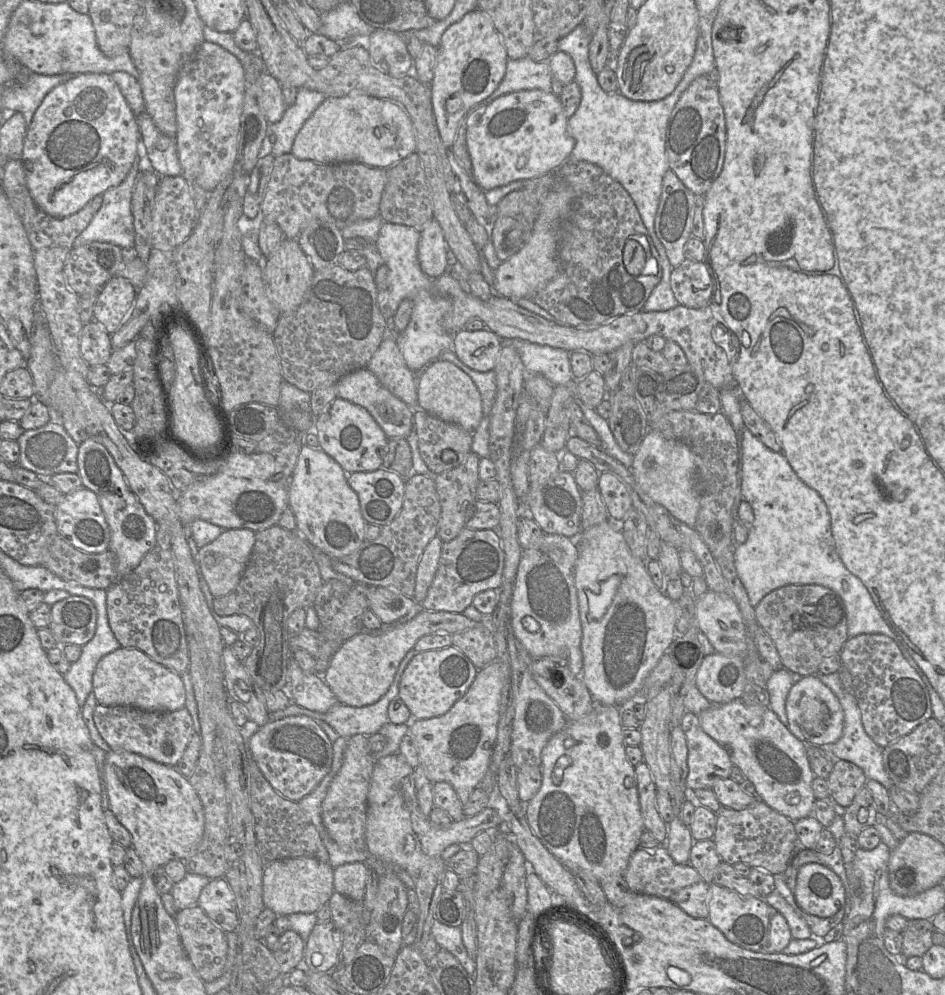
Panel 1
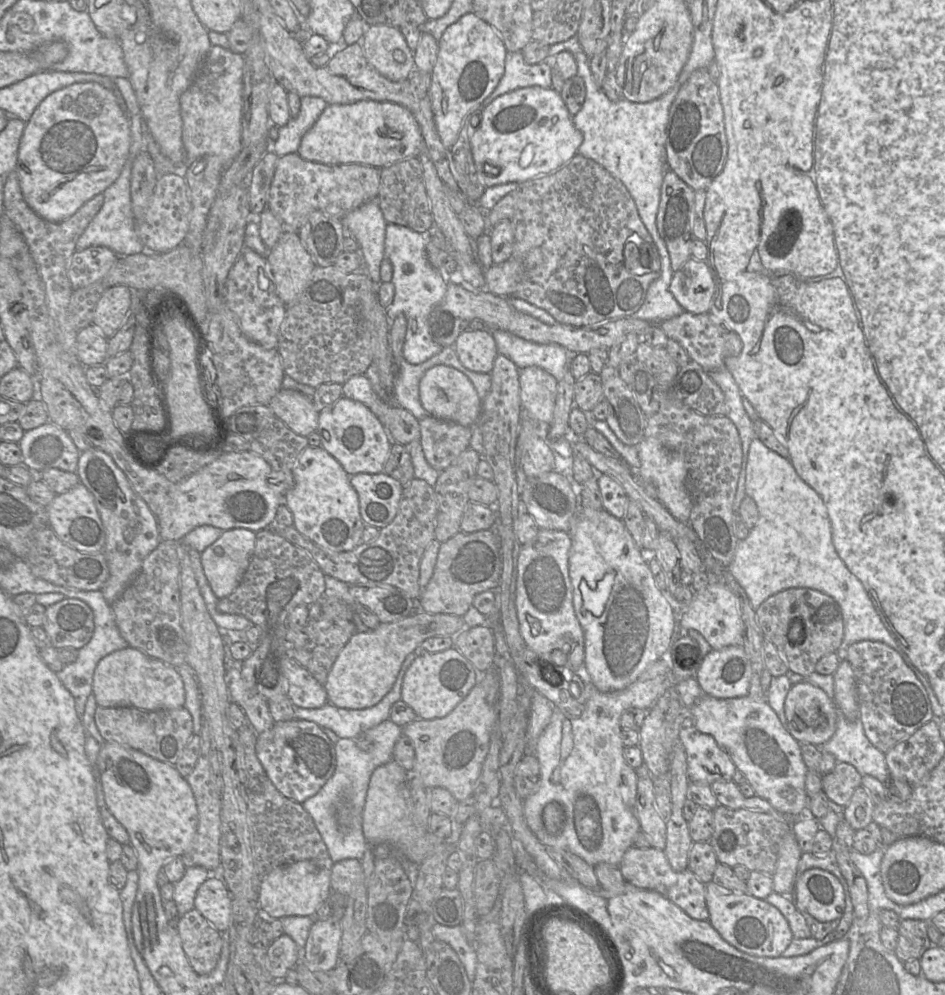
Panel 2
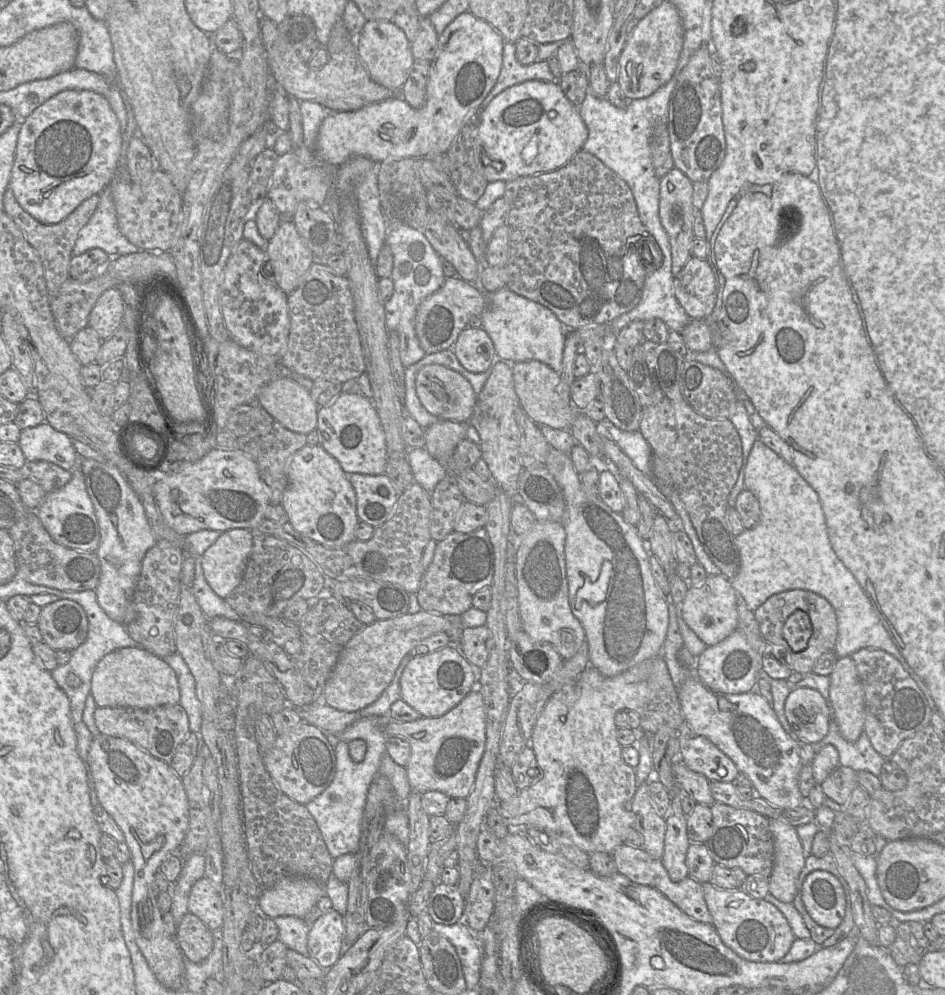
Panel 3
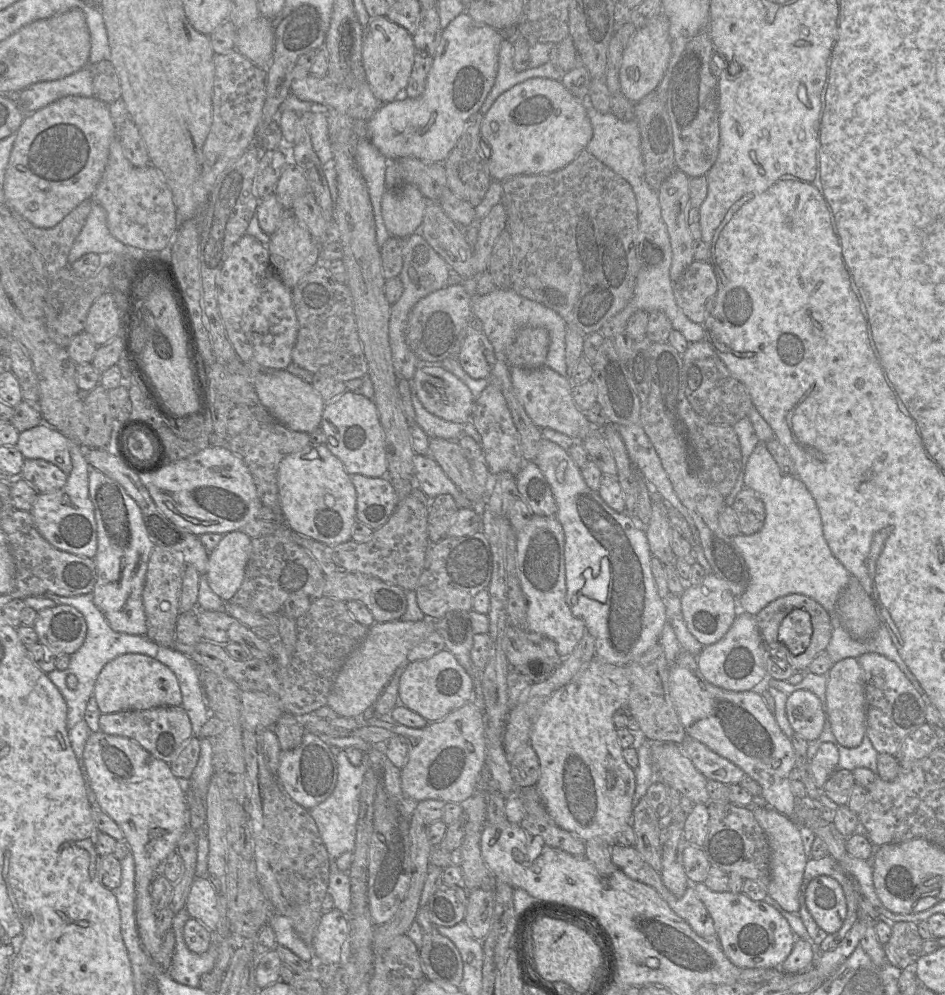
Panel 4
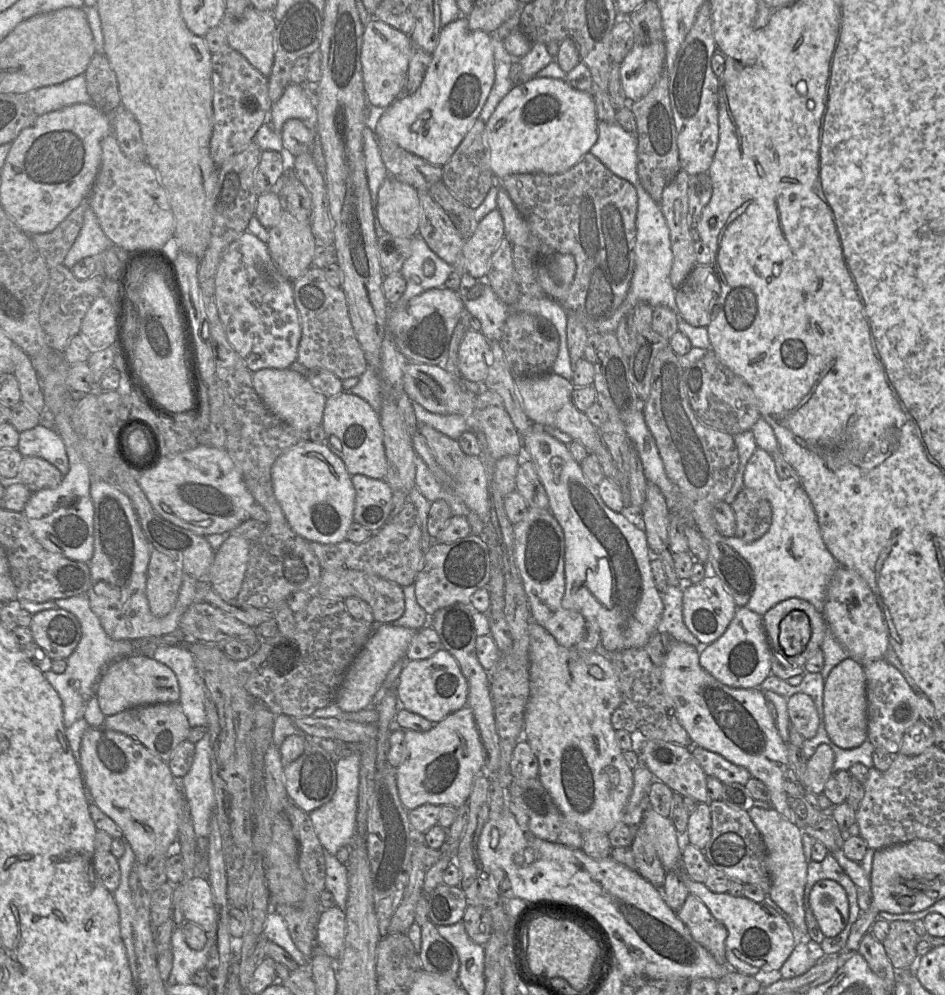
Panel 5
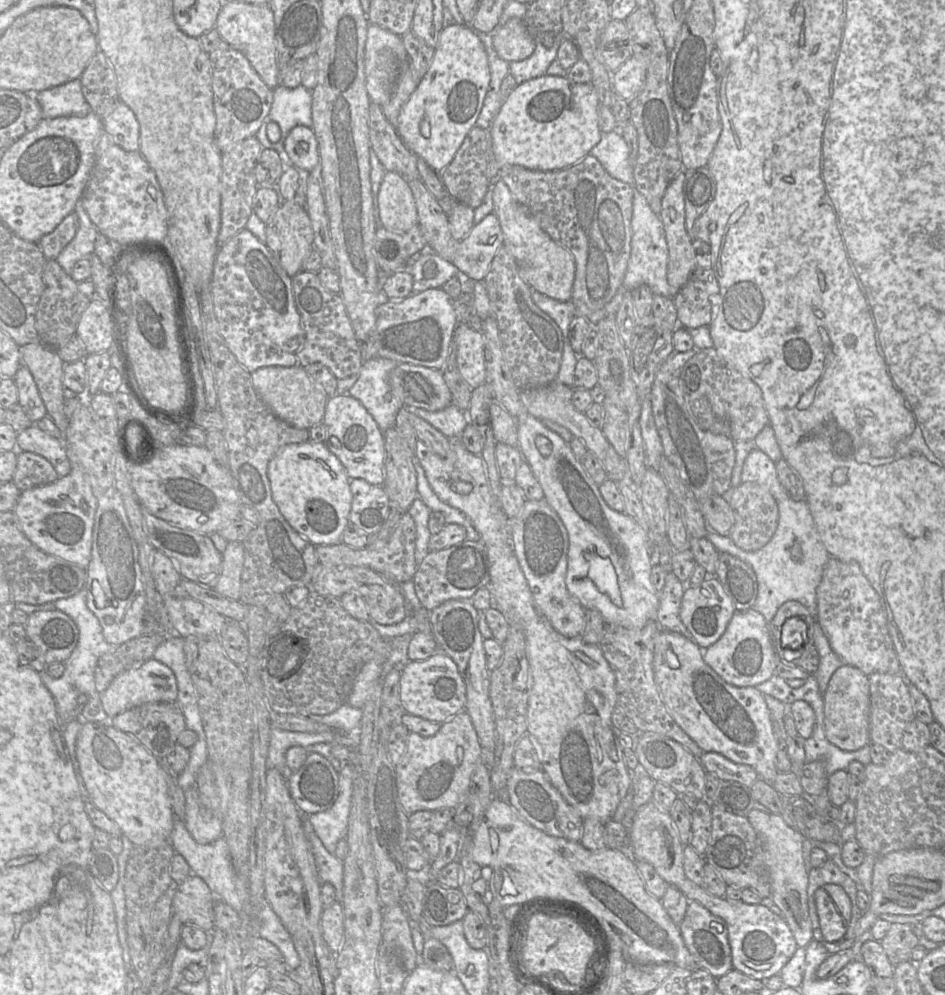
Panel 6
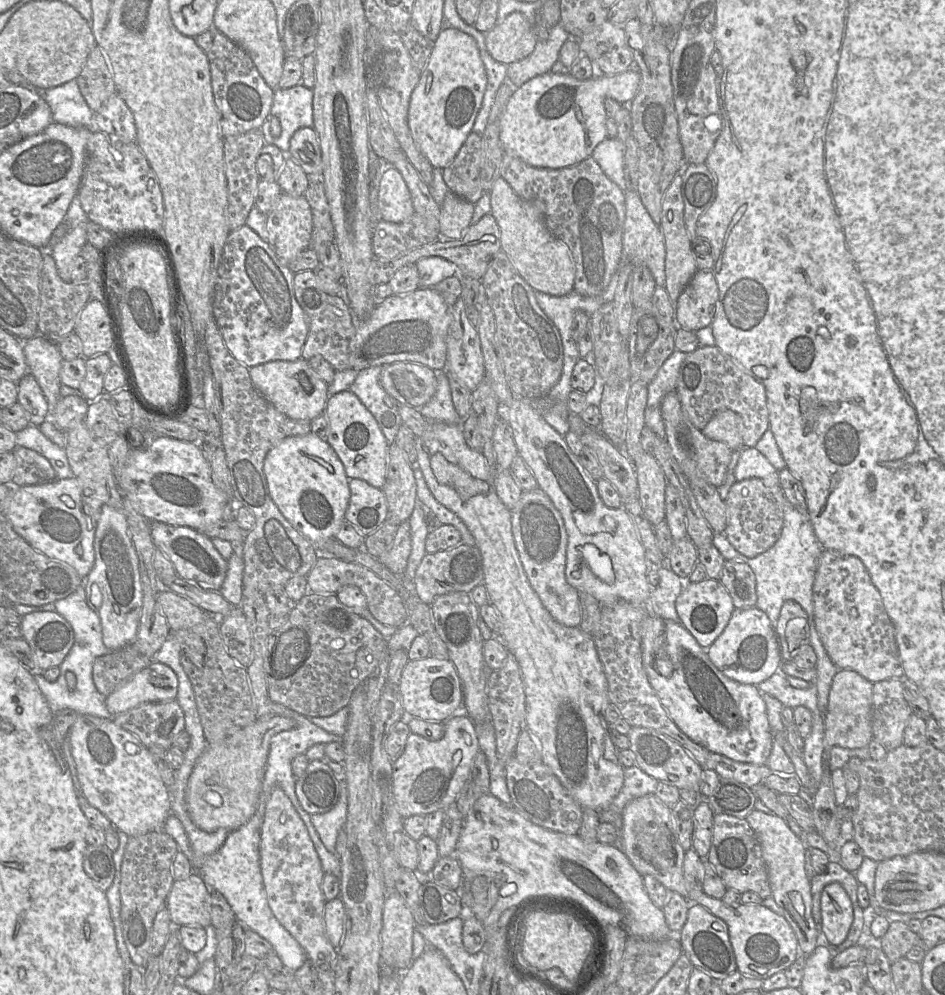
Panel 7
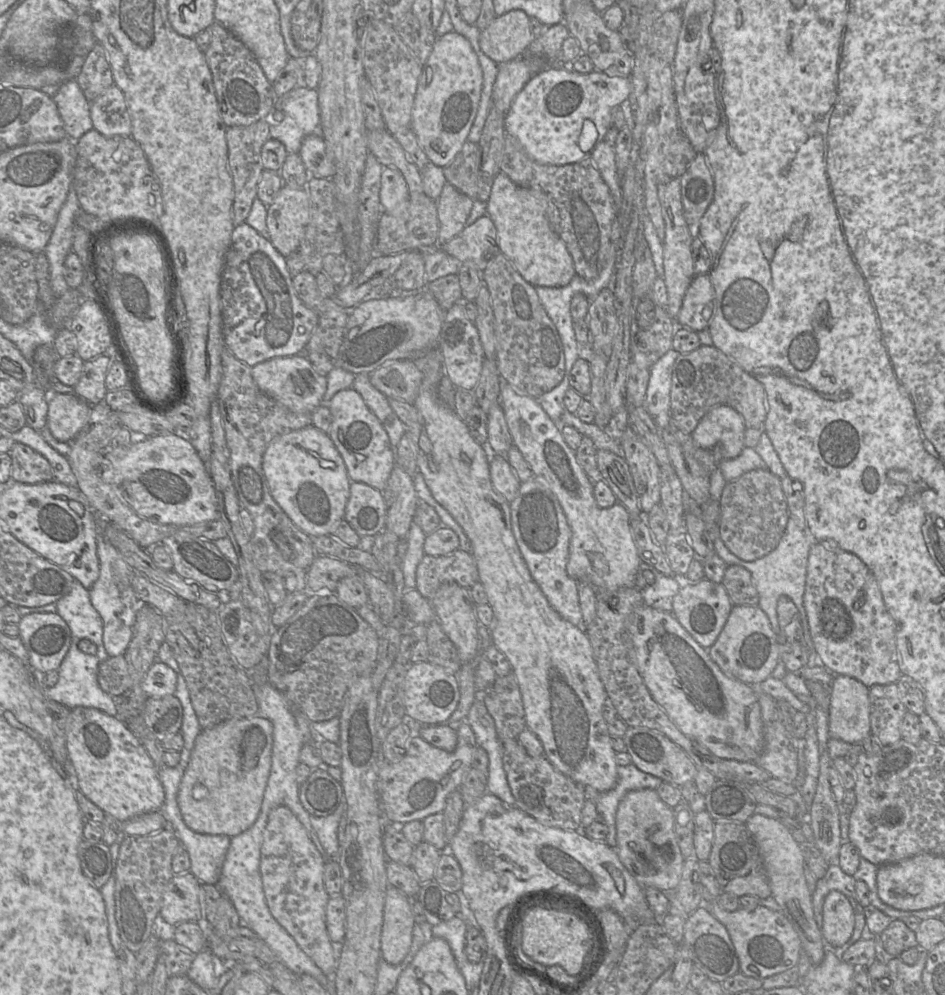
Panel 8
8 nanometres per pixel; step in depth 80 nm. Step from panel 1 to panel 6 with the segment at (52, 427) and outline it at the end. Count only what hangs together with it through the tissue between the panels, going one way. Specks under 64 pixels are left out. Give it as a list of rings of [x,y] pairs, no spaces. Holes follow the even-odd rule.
[[[31,425],[17,433],[17,451],[28,451],[47,459],[59,477],[71,471],[63,439],[55,438],[36,426]]]

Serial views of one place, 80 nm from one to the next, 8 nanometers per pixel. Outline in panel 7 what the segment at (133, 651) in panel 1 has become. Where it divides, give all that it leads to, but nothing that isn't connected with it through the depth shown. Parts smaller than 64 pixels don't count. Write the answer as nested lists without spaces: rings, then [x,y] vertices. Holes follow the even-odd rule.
[[[152,661],[106,697],[108,711],[117,716],[141,704],[176,700],[178,678],[167,665]]]

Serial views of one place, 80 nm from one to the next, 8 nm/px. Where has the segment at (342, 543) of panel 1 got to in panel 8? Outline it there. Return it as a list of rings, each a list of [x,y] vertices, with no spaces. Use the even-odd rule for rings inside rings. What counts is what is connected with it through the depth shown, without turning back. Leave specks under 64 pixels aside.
[[[310,425],[275,437],[265,449],[262,469],[272,498],[310,537],[330,535],[332,526],[343,519],[351,480],[327,433]]]

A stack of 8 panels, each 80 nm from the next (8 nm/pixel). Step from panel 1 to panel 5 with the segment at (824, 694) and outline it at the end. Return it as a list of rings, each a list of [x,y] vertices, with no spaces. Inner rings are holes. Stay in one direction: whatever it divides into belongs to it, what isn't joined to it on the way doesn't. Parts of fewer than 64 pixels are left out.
[[[796,693],[787,700],[790,724],[804,739],[813,738],[819,727],[819,717],[812,698],[804,693]]]

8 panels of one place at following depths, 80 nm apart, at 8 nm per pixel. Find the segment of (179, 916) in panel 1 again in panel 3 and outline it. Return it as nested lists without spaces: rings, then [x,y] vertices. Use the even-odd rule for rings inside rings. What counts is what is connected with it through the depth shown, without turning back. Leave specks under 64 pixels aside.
[[[187,913],[177,927],[176,940],[188,960],[201,963],[213,950],[214,933],[197,916]]]

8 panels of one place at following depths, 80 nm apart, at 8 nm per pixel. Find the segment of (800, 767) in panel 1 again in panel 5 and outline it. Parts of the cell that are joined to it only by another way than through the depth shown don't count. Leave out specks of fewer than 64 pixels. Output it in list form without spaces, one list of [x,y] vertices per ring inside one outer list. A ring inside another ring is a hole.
[[[673,639],[667,641],[662,685],[678,722],[693,746],[717,753],[727,761],[746,768],[751,777],[767,786],[772,808],[795,824],[796,819],[783,788],[783,776],[789,769],[788,744],[777,731],[763,691],[760,688],[731,688],[722,684],[701,667],[696,647]]]

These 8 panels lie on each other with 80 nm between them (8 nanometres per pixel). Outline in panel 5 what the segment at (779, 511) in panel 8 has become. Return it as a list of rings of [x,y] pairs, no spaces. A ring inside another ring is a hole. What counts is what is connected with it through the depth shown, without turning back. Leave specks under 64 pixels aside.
[[[743,487],[731,507],[736,518],[735,536],[753,542],[768,531],[772,521],[771,504],[753,489]]]

